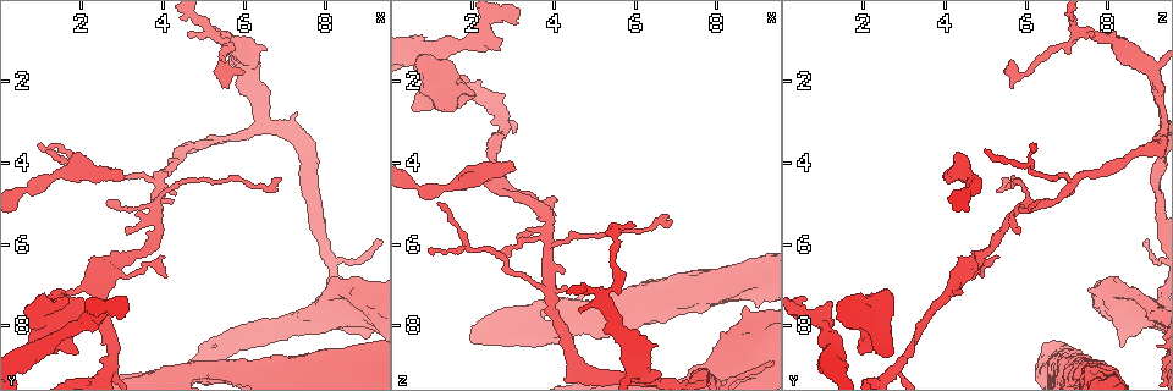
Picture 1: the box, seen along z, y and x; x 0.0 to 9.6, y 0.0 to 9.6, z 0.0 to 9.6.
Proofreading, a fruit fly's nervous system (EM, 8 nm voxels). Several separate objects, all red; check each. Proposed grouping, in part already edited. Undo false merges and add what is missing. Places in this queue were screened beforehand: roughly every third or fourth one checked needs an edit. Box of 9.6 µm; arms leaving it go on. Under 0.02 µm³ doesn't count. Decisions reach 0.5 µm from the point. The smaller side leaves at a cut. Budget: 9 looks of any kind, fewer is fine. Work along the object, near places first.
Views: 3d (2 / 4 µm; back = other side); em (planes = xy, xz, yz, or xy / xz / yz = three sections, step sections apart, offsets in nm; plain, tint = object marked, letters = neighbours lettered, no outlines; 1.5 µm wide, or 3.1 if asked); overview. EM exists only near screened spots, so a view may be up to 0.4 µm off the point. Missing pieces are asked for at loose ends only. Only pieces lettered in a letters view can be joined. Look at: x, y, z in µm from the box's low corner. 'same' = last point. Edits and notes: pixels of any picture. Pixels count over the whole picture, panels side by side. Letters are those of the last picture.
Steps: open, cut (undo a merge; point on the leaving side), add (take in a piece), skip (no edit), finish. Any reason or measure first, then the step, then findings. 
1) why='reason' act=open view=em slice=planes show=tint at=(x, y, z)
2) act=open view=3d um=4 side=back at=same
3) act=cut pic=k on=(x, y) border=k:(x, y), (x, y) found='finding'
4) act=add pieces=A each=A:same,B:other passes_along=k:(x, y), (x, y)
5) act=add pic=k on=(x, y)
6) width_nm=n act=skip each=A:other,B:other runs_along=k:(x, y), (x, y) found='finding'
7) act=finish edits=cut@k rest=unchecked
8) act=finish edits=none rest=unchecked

why='branch stops here' act=open view=em um=3.1 slice=planes show=letters at=(1.10, 3.70, 5.00)

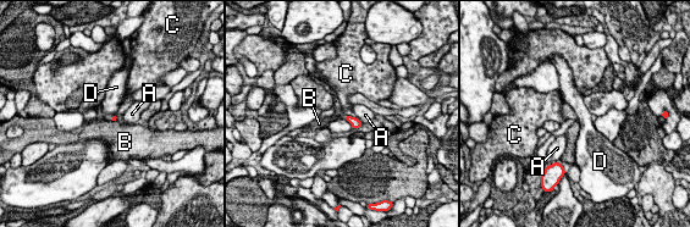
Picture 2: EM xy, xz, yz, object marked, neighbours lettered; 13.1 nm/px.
width_nm=70 act=skip each=A:other,B:other,C:other,D:other border=2:(343, 118), (352, 127) found='no lettered piece goes on from it'

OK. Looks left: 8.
why='two arms in line, one across' act=open view=em slice=xy step=4 show=letters at=(3.95, 4.45, 7.25)

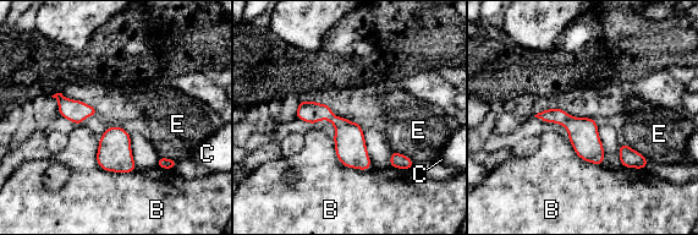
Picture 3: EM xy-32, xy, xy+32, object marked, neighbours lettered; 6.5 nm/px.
width_nm=60 act=skip each=B:other,C:other,E:other border=3:(98, 138), (103, 169), (136, 170) found='one neuron here'

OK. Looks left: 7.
why='an open end' act=open view=3d um=2 at=(5.90, 1.85, 5.50)

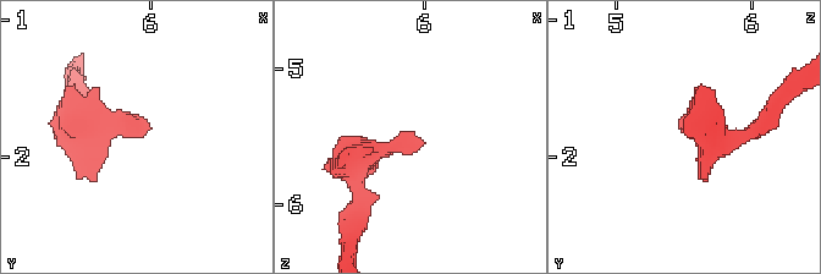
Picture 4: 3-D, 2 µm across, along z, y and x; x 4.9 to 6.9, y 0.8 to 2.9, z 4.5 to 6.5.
act=open view=em slice=xz step=4 show=tint at=(5.92, 1.80, 5.50)

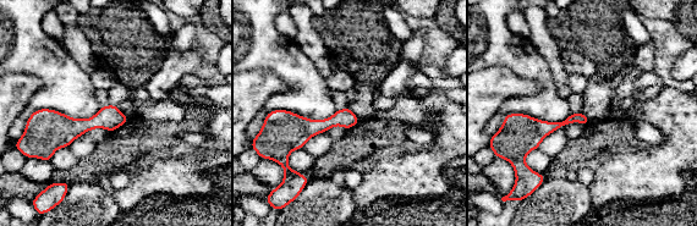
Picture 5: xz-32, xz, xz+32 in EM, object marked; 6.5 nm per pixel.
act=open view=em slice=planes show=letters at=same

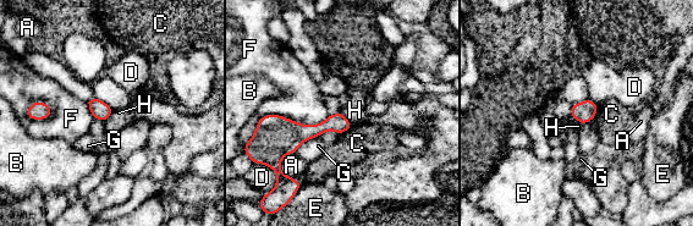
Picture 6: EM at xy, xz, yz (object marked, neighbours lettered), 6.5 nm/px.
width_nm=120 longest_contact=F:480nm act=skip each=A:other,B:other,C:other,D:other,E:other,F:other,G:other,H:other found='none of them fits'

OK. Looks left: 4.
why='an open end' act=open view=3d um=4 at=(4.65, 0.95, 7.60)

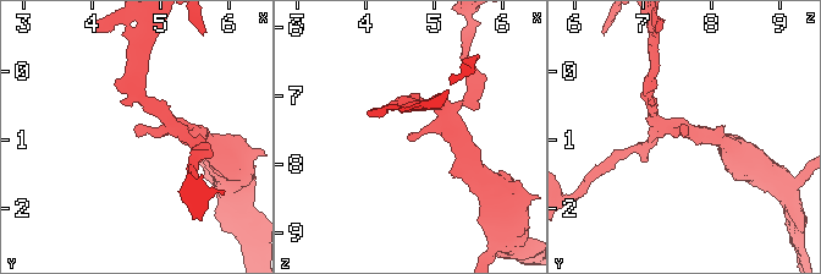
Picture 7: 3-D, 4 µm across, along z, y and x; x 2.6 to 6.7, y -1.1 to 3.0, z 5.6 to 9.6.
why='need the tissue' act=open view=em slice=xy step=8 show=letters at=(4.60, 0.95, 7.65)

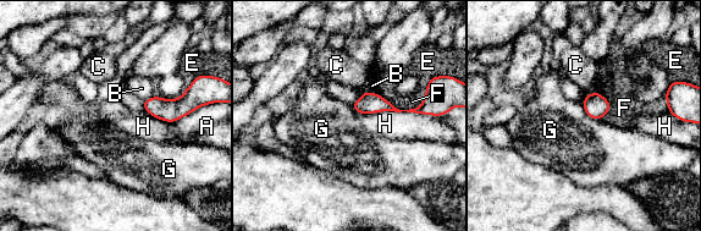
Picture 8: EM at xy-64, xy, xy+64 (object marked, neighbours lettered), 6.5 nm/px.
why='cut it another way' act=open view=em slice=planes show=letters at=same

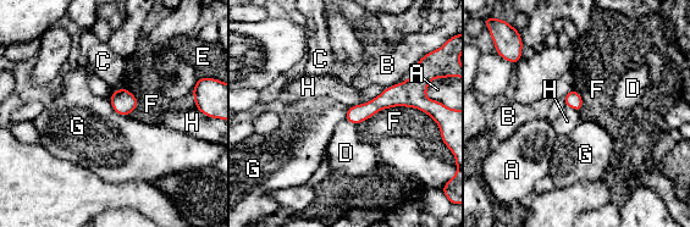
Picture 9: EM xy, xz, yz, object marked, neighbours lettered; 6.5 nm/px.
width_nm=120 act=skip each=A:other,B:other,C:other,D:other,E:other,F:other,G:other,H:other border=9:(109, 100), (116, 112), (128, 116) found='none of them fits'

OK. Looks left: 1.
act=finish edits=none rest=unchecked

